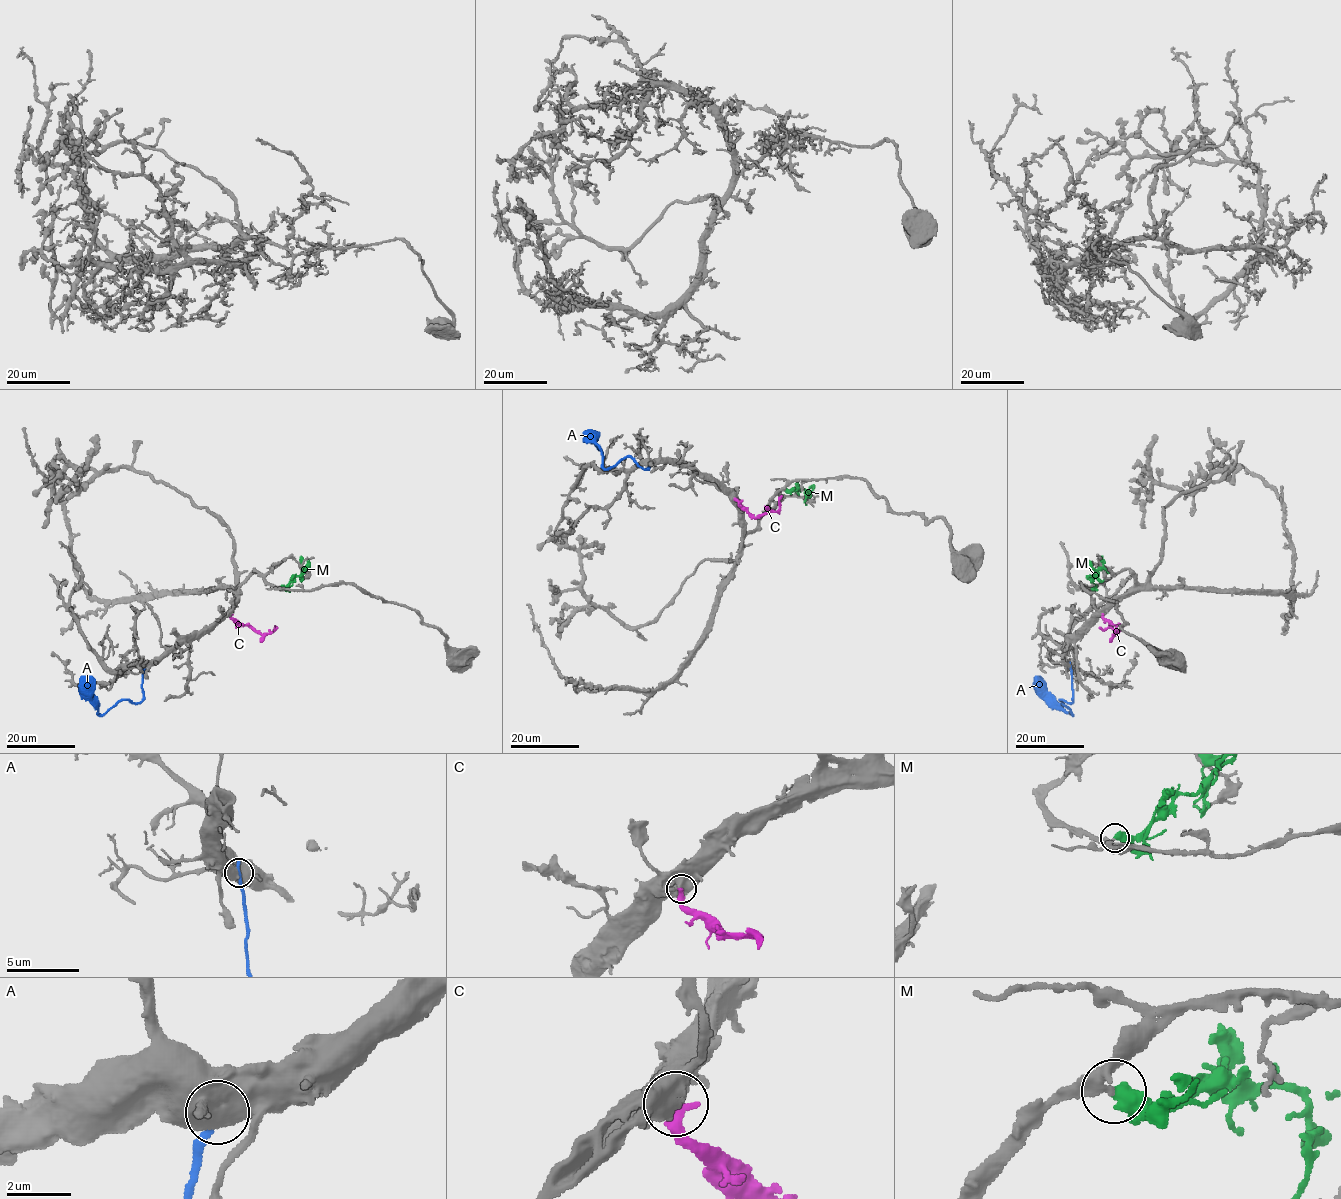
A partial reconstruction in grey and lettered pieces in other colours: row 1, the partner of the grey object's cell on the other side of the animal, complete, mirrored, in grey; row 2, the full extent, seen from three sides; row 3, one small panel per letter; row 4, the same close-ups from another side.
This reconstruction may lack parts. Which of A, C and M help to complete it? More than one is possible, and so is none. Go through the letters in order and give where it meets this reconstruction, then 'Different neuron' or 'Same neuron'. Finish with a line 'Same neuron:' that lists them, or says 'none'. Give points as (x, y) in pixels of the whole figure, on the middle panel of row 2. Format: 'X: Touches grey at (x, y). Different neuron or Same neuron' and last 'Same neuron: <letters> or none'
A: Touches grey at (650, 466). Different neuron
C: Touches grey at (735, 499). Same neuron
M: Touches grey at (785, 490). Different neuron
Same neuron: C

